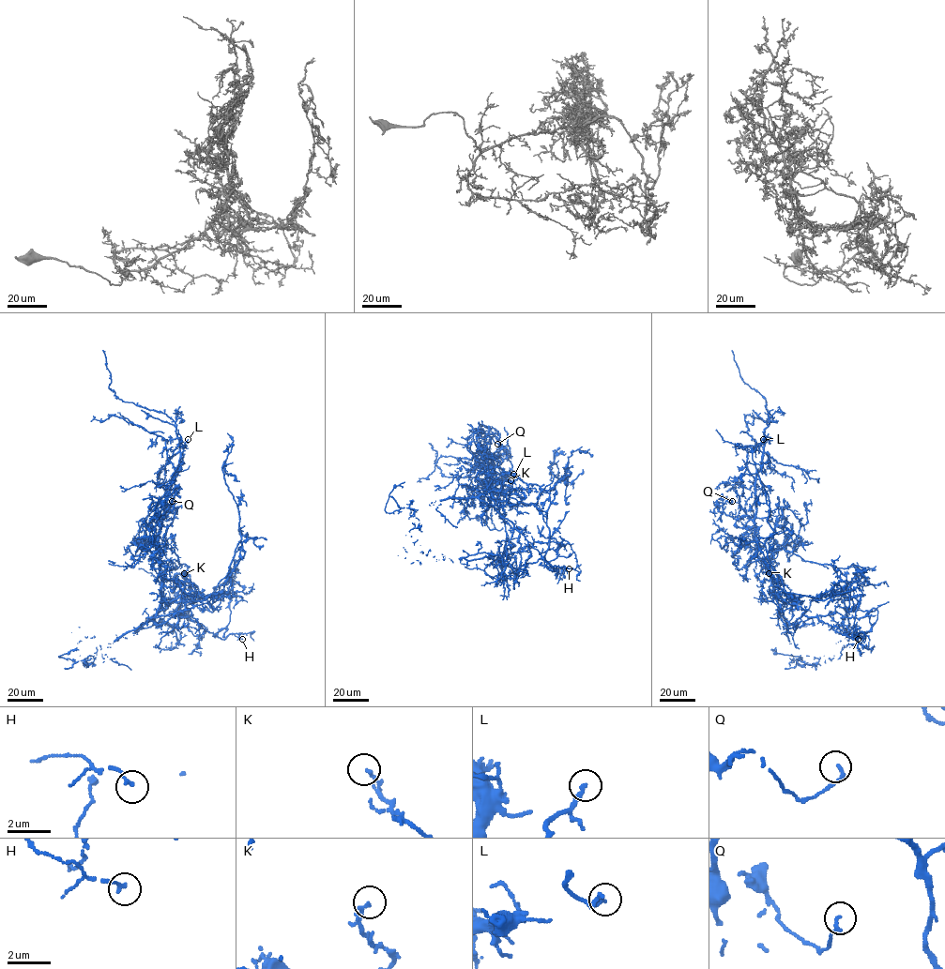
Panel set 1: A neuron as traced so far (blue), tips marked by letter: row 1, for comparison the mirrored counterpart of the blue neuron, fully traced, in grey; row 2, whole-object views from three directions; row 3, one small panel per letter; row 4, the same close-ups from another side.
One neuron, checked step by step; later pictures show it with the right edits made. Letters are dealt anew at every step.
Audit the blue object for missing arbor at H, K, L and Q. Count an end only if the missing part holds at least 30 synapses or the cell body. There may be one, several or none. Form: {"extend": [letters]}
{"extend": []}

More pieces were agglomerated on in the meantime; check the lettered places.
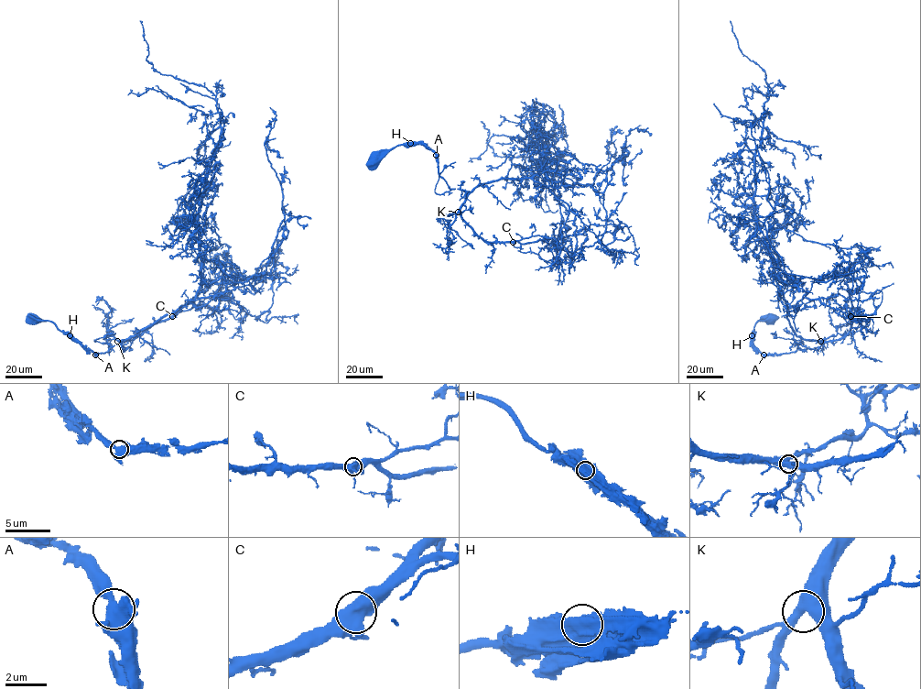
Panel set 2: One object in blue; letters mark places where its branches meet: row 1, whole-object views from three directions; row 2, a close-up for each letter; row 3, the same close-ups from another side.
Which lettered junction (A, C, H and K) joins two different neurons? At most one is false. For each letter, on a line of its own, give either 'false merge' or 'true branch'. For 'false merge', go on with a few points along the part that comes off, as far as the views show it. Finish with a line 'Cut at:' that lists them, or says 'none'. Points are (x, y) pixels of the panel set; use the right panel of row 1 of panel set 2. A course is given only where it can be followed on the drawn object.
A: true branch
C: true branch
H: true branch
K: true branch
Cut at: none

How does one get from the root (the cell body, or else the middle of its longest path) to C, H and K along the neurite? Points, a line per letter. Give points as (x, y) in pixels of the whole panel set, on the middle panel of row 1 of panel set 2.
C: (373, 164), (395, 147), (421, 144), (448, 186), (467, 193), (460, 216), (471, 229), (486, 241), (513, 242)
H: (373, 164), (395, 147), (410, 143)
K: (373, 164), (395, 147), (421, 144), (436, 155), (438, 174), (448, 186), (467, 193), (458, 212)

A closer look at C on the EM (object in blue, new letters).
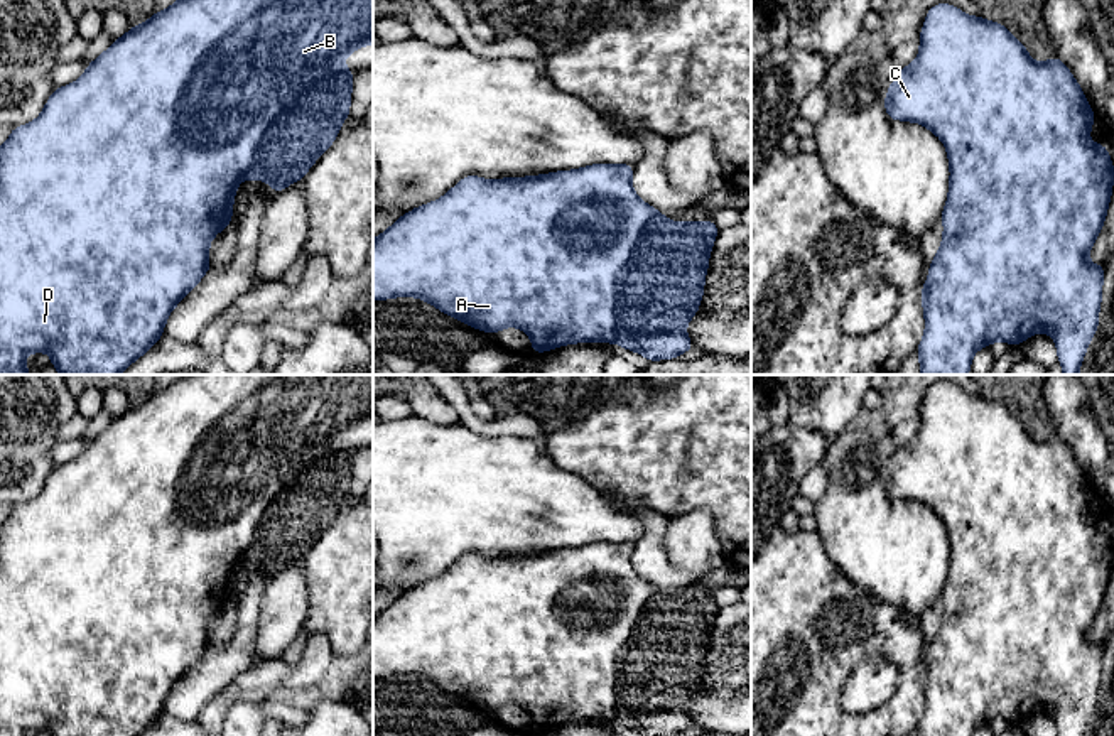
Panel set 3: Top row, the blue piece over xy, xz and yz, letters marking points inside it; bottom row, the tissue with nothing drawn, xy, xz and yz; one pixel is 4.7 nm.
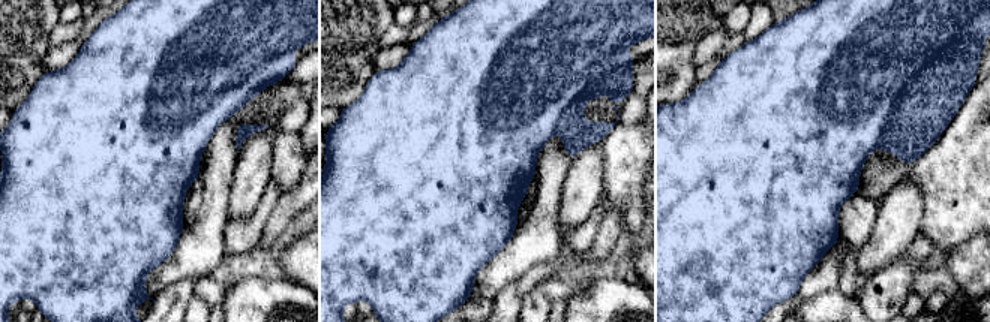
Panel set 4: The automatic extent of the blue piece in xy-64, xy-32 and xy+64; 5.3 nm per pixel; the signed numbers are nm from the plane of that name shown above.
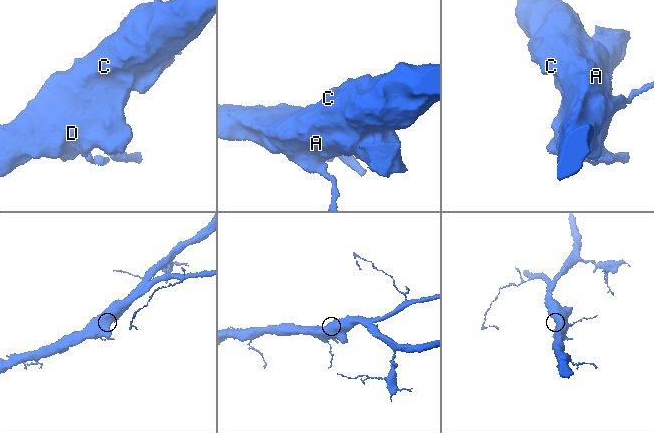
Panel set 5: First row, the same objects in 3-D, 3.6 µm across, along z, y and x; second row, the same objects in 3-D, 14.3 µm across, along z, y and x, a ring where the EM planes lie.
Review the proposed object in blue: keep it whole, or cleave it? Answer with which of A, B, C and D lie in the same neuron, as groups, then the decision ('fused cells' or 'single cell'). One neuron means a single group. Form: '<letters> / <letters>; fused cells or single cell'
A B C D; single cell

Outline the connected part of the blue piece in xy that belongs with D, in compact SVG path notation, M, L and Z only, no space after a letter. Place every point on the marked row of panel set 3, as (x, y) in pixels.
M177 0L177 2L176 2L176 3L172 3L172 5L170 5L170 7L169 7L169 8L165 8L165 10L162 10L162 12L157 12L157 14L154 14L154 15L152 15L152 17L150 17L150 19L149 19L149 20L147 20L147 22L143 22L143 24L138 24L138 25L133 25L133 27L132 27L132 29L130 29L130 30L128 30L128 32L127 32L127 34L125 34L125 35L122 35L122 37L120 37L120 39L116 39L116 41L115 41L115 42L113 42L113 44L111 44L111 46L110 46L110 47L108 47L108 49L106 49L106 51L105 51L105 52L103 52L103 54L101 54L101 56L98 56L98 57L96 57L96 59L95 59L95 61L93 61L93 62L89 62L89 64L88 64L88 68L86 68L86 71L84 71L84 74L83 74L83 76L81 76L81 78L79 78L79 79L76 79L76 81L74 81L74 83L71 83L71 84L68 84L68 86L62 86L62 88L56 88L56 89L54 89L54 91L52 91L52 95L51 95L51 96L49 96L49 100L47 100L47 103L46 103L46 106L44 106L44 110L42 110L42 113L41 113L41 115L39 115L39 118L37 118L37 120L34 120L34 122L30 122L30 123L27 123L27 125L22 125L22 127L15 127L15 128L12 128L12 133L10 133L10 137L8 137L8 140L7 140L7 142L5 142L5 143L3 143L3 145L2 145L2 147L0 147L0 375L29 375L29 373L30 373L30 370L29 370L29 368L27 368L27 366L25 366L25 354L27 354L27 353L35 353L35 354L39 354L39 353L41 353L41 351L47 351L47 353L49 353L49 356L51 356L51 365L52 365L52 366L56 366L56 368L57 368L57 371L59 371L59 375L120 375L120 373L122 373L122 371L123 371L123 370L127 370L127 368L128 368L128 366L130 366L130 365L132 365L132 363L133 363L133 361L135 361L135 360L138 360L138 358L140 358L140 356L142 356L142 354L143 354L143 353L147 353L147 351L149 351L149 349L150 349L150 348L152 348L152 346L154 346L154 344L155 344L155 343L157 343L157 341L159 341L159 339L160 339L160 338L162 338L162 333L164 333L164 326L165 326L165 322L167 322L167 317L169 317L169 314L170 314L170 312L172 312L172 309L174 309L174 307L176 307L176 306L177 306L177 304L179 304L179 302L181 302L181 300L182 300L182 299L184 299L184 297L186 297L186 295L187 295L187 294L189 294L189 292L191 292L191 290L192 290L192 289L194 289L194 287L196 287L196 285L197 285L197 282L199 282L199 280L201 280L201 279L203 279L203 277L204 277L204 273L206 273L206 272L208 272L208 270L211 270L211 263L209 263L209 241L211 241L211 240L213 240L213 238L214 238L214 236L216 236L216 235L218 235L218 233L219 233L219 231L221 231L221 230L223 230L223 228L226 228L226 226L228 226L228 225L230 225L230 223L231 223L231 216L233 216L233 199L235 199L235 192L236 192L236 189L238 189L238 186L240 186L240 182L241 182L241 181L243 181L243 179L245 179L245 177L246 177L246 176L248 176L248 177L250 177L250 181L268 181L268 182L270 182L270 189L272 189L272 191L273 191L273 192L278 192L278 191L282 191L282 189L285 189L285 187L287 187L287 186L290 186L290 184L292 184L292 182L297 182L297 181L302 181L302 177L304 177L304 176L306 176L306 174L307 174L307 170L309 170L309 169L311 169L311 167L312 167L312 164L314 164L314 162L316 162L316 160L317 160L317 159L319 159L319 155L321 155L321 154L322 154L322 152L326 152L326 150L327 150L327 149L329 149L329 147L331 147L331 143L333 143L333 142L334 142L334 140L336 140L336 137L338 137L338 135L339 135L339 128L341 128L341 123L343 123L343 122L344 122L344 120L346 120L346 118L348 118L348 116L349 116L349 105L351 105L351 89L353 89L353 74L354 74L354 73L351 73L351 71L349 71L349 68L348 68L348 66L346 66L346 64L343 64L343 62L341 62L341 59L343 59L343 57L346 57L346 56L351 56L351 54L353 54L353 52L354 52L354 51L356 51L356 49L358 49L358 47L361 47L361 46L373 46L373 0Z

